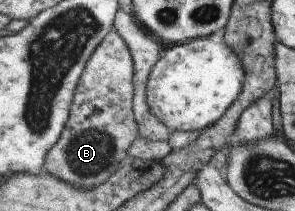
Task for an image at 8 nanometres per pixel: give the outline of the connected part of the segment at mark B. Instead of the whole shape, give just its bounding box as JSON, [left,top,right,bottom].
[46,30,141,189]

